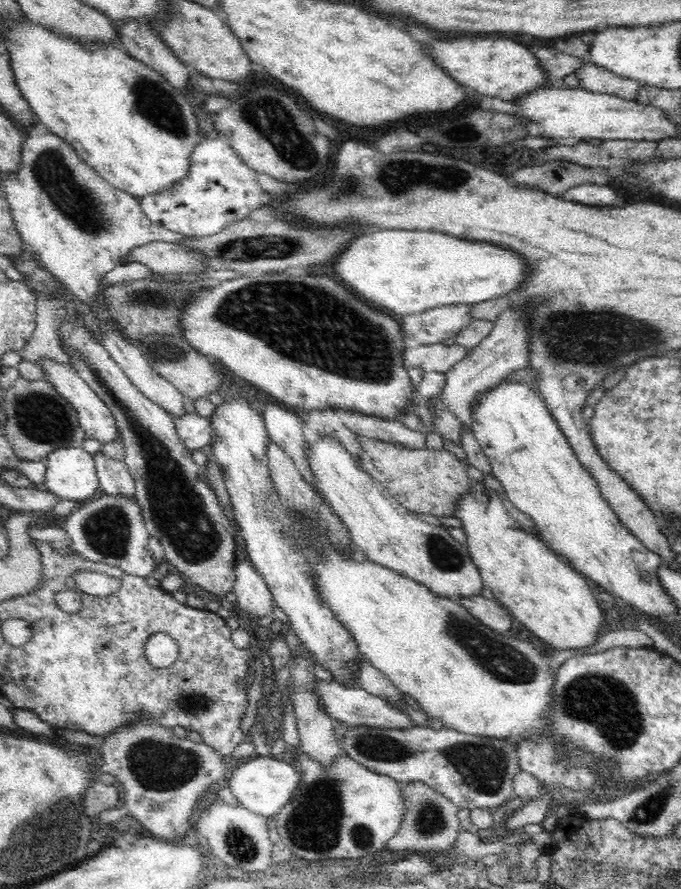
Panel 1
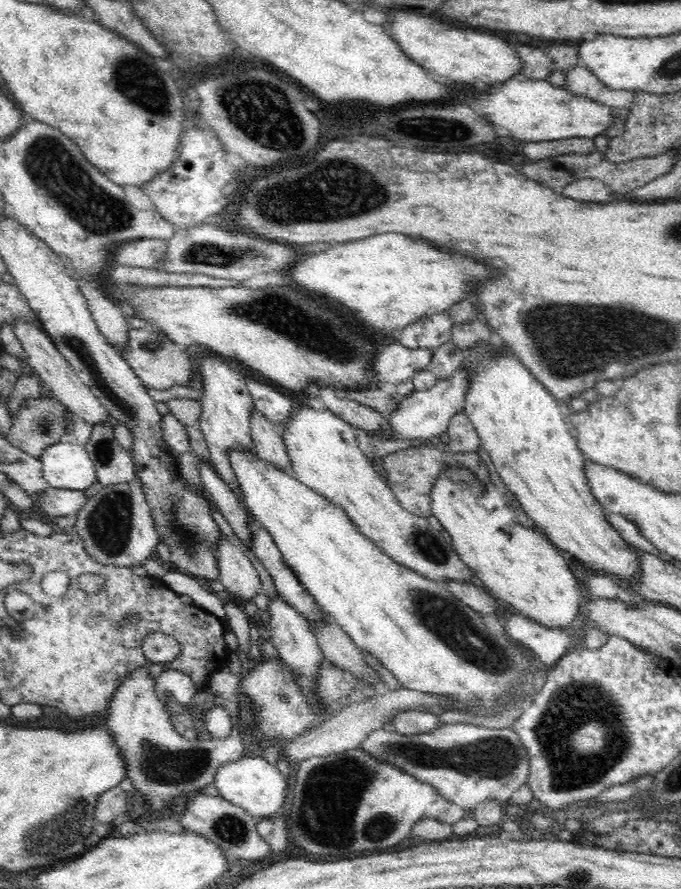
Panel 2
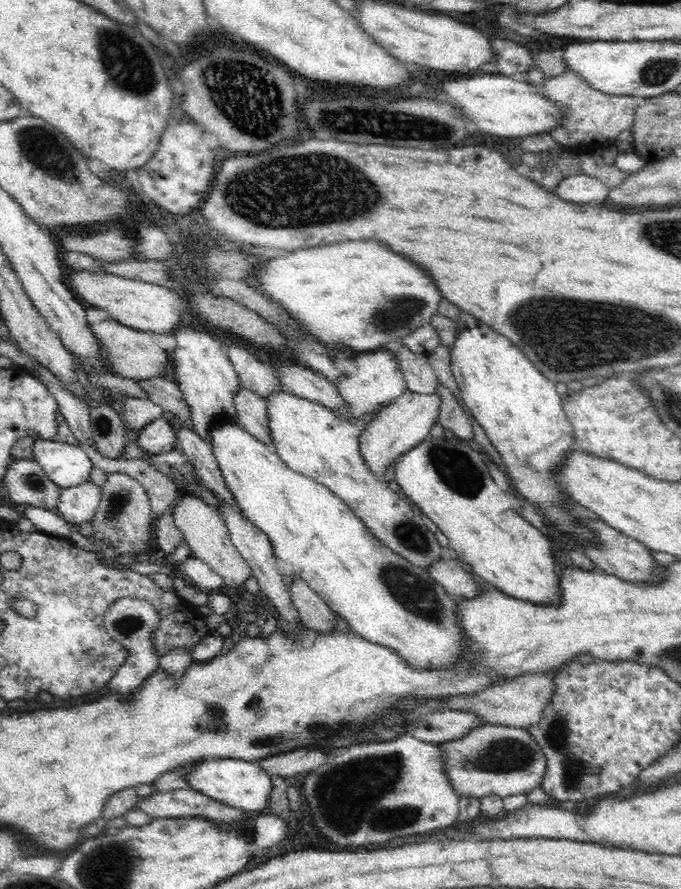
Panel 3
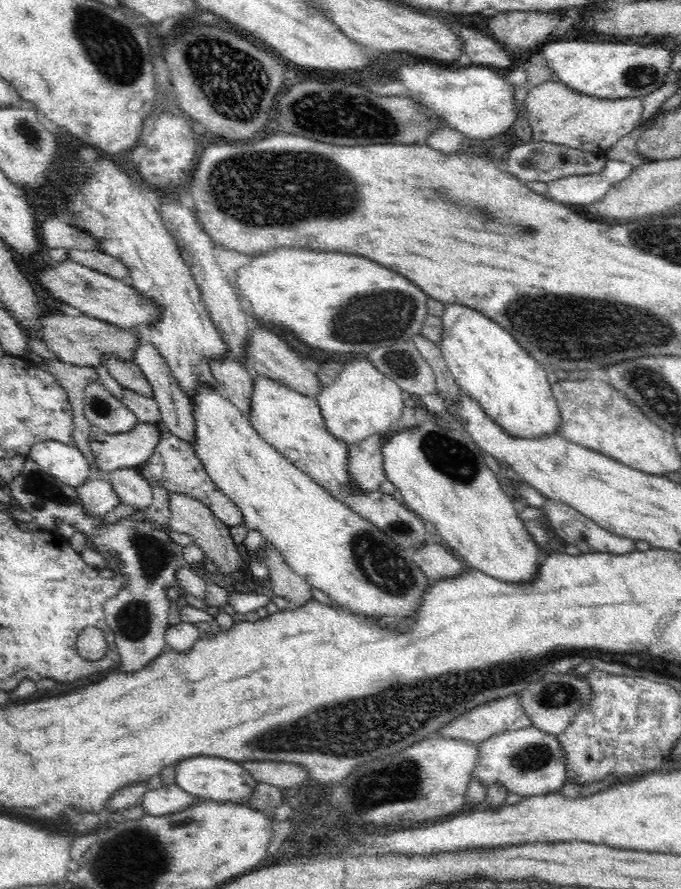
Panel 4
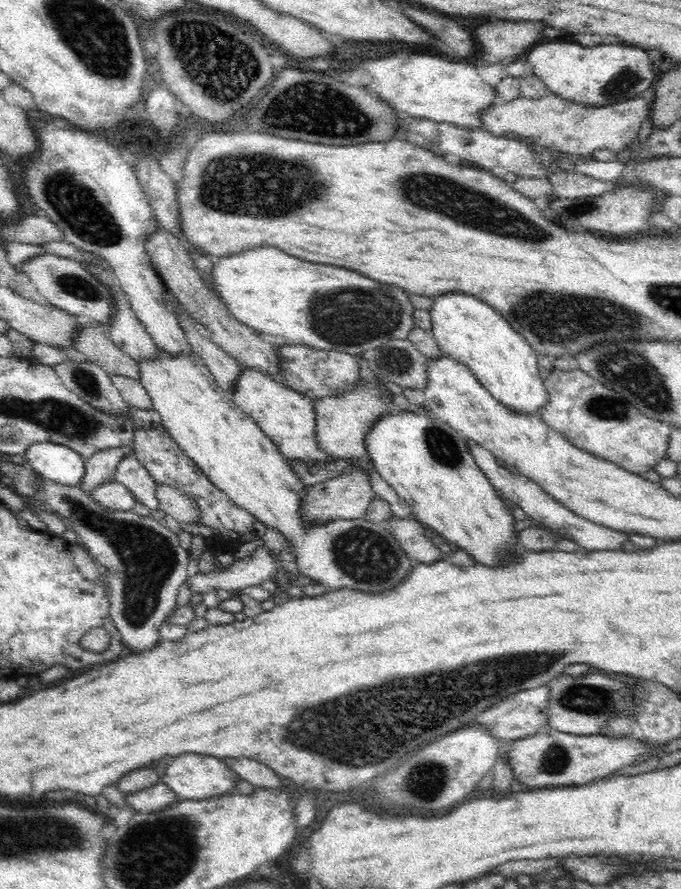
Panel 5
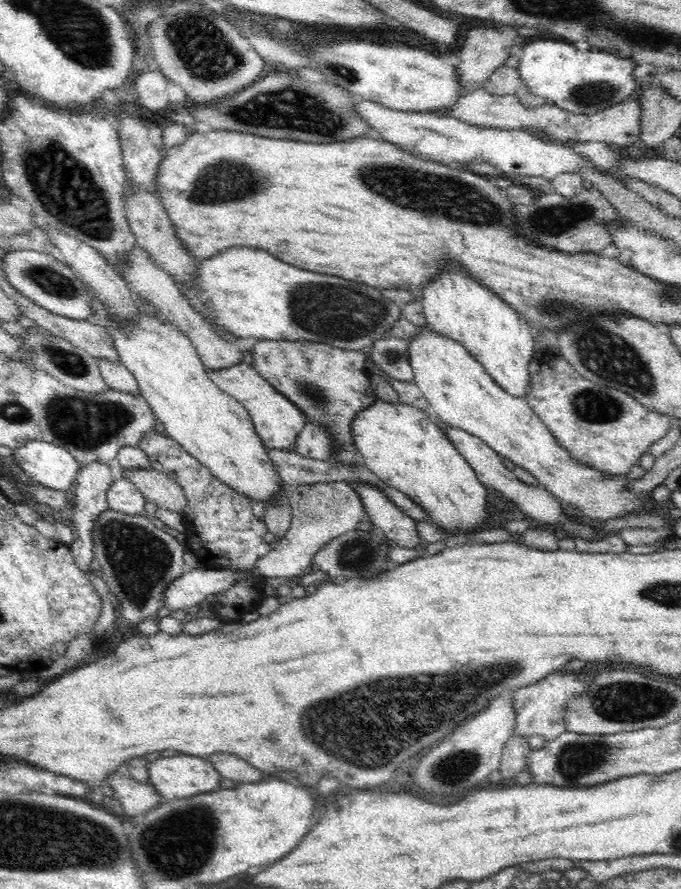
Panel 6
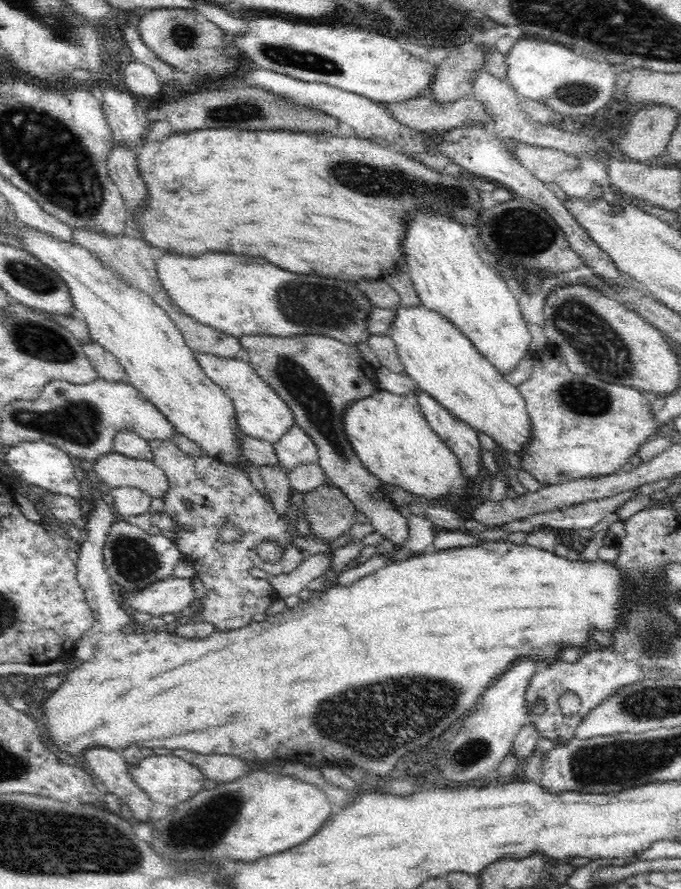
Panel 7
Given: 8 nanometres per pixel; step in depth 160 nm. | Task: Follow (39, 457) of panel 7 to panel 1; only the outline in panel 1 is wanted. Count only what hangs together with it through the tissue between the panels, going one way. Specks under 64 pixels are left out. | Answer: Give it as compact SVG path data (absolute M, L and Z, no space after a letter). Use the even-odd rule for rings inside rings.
M60 447L46 457L45 484L61 500L82 504L100 493L93 454L80 447Z

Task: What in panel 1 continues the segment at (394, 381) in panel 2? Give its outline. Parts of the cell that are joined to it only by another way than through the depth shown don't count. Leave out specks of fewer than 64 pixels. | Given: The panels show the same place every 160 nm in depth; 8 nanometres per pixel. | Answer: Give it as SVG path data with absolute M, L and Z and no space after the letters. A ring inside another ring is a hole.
M436 343L419 345L415 348L405 348L403 367L445 373L468 353L470 353L470 350L457 344L446 346L443 343Z

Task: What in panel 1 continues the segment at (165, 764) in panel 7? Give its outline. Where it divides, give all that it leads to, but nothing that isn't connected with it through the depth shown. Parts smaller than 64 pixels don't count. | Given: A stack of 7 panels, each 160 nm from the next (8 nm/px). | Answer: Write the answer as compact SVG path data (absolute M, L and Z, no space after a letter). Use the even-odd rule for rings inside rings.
M254 757L231 768L224 782L242 807L263 817L278 814L292 800L292 792L300 782L300 773L294 766L274 757Z

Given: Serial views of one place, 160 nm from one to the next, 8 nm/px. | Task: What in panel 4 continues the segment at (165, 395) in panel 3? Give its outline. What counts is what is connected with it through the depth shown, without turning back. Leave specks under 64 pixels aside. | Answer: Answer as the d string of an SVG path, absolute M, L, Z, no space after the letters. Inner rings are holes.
M108 353L103 356L101 364L106 366L110 376L115 378L123 388L154 399L152 386L144 376L142 369L134 361L124 361L124 359Z

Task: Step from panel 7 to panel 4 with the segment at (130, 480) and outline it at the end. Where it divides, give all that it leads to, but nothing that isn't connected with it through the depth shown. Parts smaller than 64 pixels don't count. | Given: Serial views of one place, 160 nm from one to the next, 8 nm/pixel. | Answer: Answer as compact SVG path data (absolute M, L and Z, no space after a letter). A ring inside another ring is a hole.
M182 493L169 494L169 509L171 512L170 522L168 522L169 530L189 534L194 544L204 551L205 560L217 566L216 575L229 574L236 578L235 574L240 572L237 570L240 570L245 559L238 555L237 542L232 538L231 527L218 520L203 502Z

